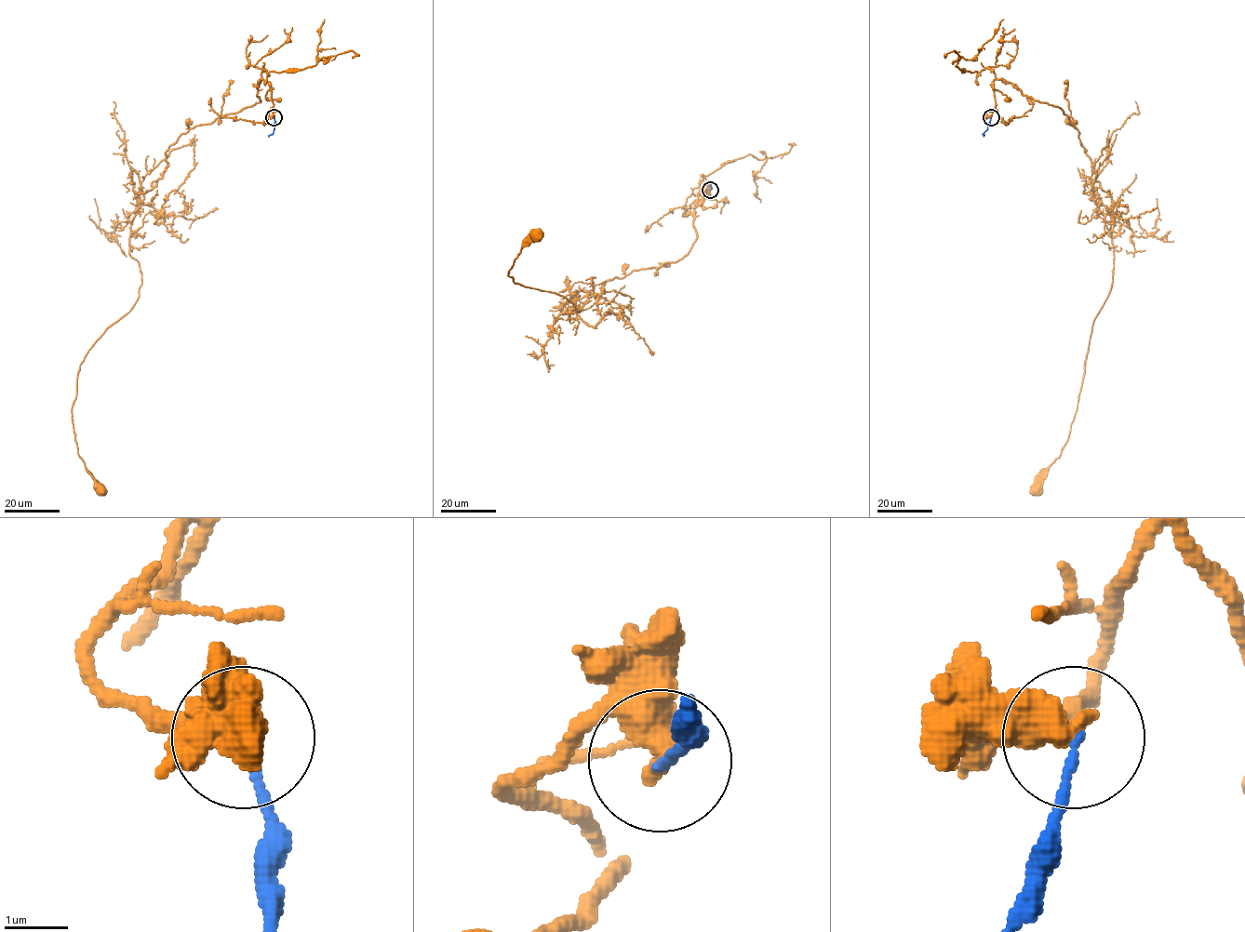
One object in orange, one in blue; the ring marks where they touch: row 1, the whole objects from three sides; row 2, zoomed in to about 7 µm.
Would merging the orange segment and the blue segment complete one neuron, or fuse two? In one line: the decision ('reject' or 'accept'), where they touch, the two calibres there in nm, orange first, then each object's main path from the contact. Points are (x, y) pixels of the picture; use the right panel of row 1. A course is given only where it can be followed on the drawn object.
reject | (991, 117) | 550/130 nm | orange via (990, 117), (995, 79), (1058, 106), (1113, 205), (1112, 284), (1094, 319), (1068, 440), (1037, 488) | blue via (990, 117), (983, 137)

